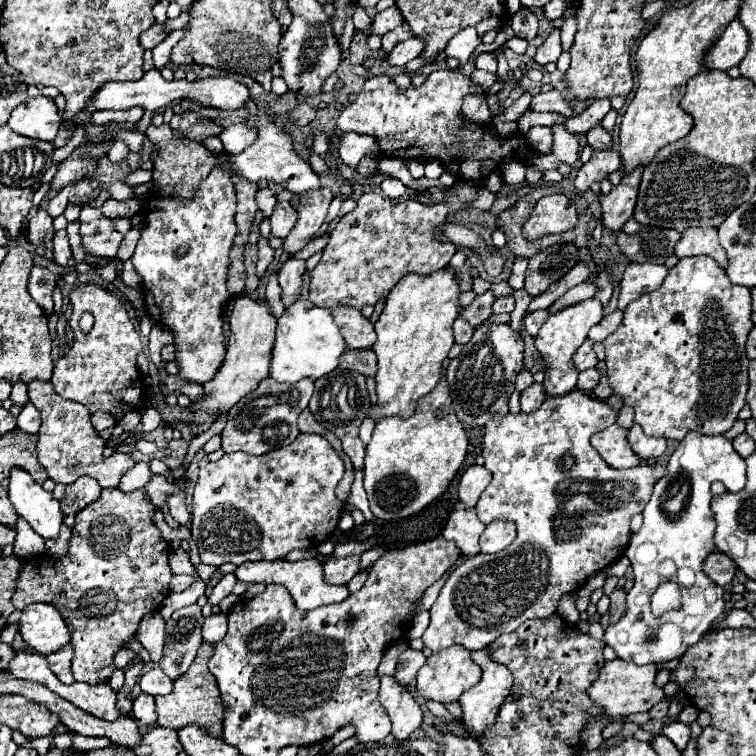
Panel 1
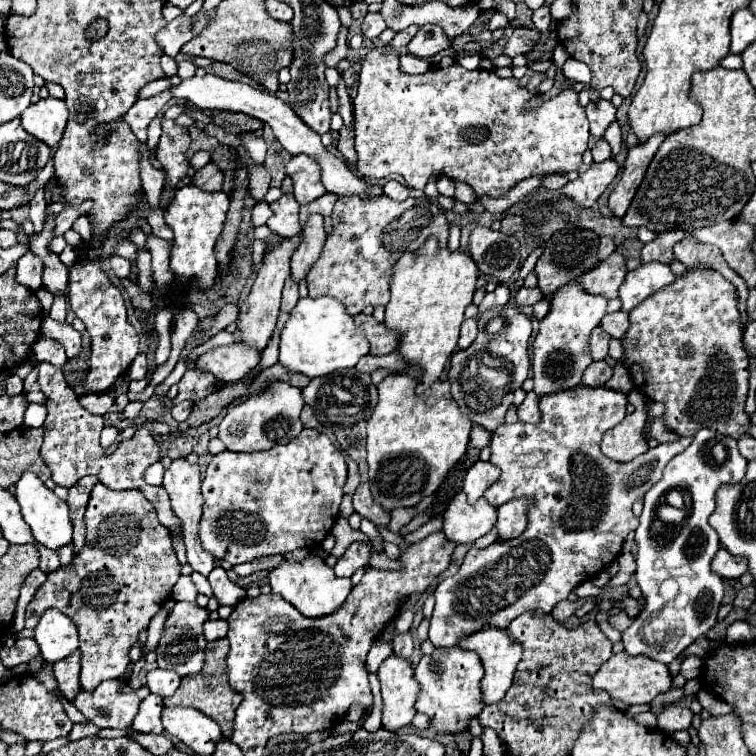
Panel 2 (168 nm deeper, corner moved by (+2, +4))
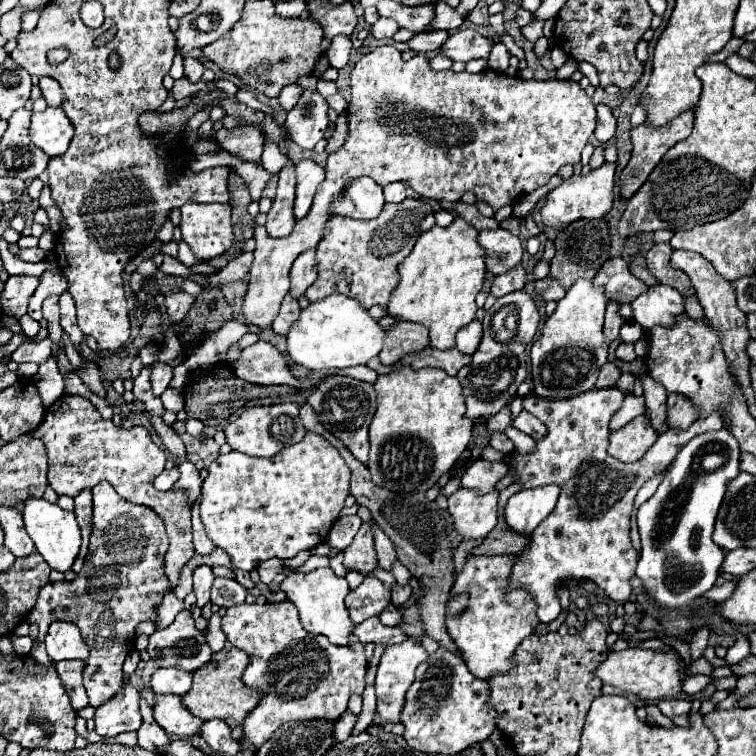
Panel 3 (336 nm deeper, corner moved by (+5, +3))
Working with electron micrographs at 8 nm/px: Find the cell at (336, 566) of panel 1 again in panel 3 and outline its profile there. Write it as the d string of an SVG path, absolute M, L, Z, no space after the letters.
M362 525L350 547L344 549L344 567L350 571L360 573L372 573L376 567L376 551L374 551L374 539L368 529L368 525Z

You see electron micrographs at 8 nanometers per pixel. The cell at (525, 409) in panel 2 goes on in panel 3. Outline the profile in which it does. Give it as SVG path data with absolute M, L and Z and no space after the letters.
M520 411L520 415L514 417L512 425L514 425L516 429L520 429L522 433L530 435L532 439L540 439L540 437L546 433L544 423L540 423L540 421L538 421L532 413L528 413L528 411Z

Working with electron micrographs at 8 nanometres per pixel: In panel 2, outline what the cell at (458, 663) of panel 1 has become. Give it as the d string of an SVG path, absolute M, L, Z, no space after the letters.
M459 646L455 648L437 648L433 654L423 656L415 668L415 680L421 684L421 694L415 704L417 712L427 714L431 722L431 730L435 734L459 734L469 730L473 718L483 710L481 698L481 678L483 666L475 652L467 652Z

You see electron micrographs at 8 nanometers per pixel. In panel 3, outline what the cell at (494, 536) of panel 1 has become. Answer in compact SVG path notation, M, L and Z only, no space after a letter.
M544 485L514 493L504 509L508 527L528 537L540 525L540 521L554 509L558 493L560 493L558 485Z

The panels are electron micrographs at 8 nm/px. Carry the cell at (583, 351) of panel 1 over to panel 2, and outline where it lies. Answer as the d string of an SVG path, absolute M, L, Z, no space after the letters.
M597 326L597 328L593 330L591 342L589 342L589 348L591 348L591 356L593 356L593 360L605 360L607 350L609 350L609 340L611 340L611 336L609 336L601 326Z

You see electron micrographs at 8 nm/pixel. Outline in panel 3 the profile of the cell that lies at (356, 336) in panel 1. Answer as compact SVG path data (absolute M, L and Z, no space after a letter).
M398 321L384 335L384 347L380 351L380 361L384 365L394 365L406 353L414 353L428 347L428 329L416 323Z

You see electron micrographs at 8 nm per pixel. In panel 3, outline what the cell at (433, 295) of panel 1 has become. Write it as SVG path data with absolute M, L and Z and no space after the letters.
M462 217L446 229L434 225L422 233L410 255L398 265L400 281L390 293L388 313L398 321L414 321L430 331L430 347L452 349L456 333L476 315L476 295L484 283L484 249L476 241L478 231Z

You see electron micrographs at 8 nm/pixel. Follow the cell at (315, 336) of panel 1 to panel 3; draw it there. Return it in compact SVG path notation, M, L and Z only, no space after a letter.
M330 295L324 301L314 301L300 311L298 321L286 335L288 357L310 369L344 369L352 365L366 365L382 349L384 329L374 321L366 309L346 295Z

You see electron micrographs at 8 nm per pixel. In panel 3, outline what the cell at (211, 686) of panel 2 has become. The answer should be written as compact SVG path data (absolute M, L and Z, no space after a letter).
M226 641L224 649L216 651L212 655L212 659L208 661L208 665L200 667L192 679L192 689L188 693L182 695L184 707L188 707L188 711L196 717L200 717L202 721L210 721L210 719L222 719L226 725L230 725L232 729L232 737L236 741L240 741L240 725L244 723L244 713L248 713L248 709L256 707L258 701L258 693L244 687L240 677L244 673L248 665L248 655L240 649L236 649L230 641Z

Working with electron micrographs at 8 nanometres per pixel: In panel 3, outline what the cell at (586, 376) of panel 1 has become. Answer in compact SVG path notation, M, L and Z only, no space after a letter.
M604 363L600 367L600 373L598 373L598 381L596 381L596 387L612 387L616 383L616 379L620 377L620 371L614 363Z

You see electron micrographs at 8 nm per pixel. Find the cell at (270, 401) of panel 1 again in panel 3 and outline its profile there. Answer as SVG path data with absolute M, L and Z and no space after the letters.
M280 403L280 405L268 405L268 407L250 407L232 423L226 425L226 443L240 453L254 455L254 457L272 457L286 445L298 443L306 429L300 423L298 417L298 405L296 403Z

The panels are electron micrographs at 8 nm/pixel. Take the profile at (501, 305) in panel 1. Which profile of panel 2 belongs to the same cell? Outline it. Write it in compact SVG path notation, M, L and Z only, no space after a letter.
M519 288L517 296L515 296L515 302L517 302L517 306L533 306L543 298L545 296L539 288Z

